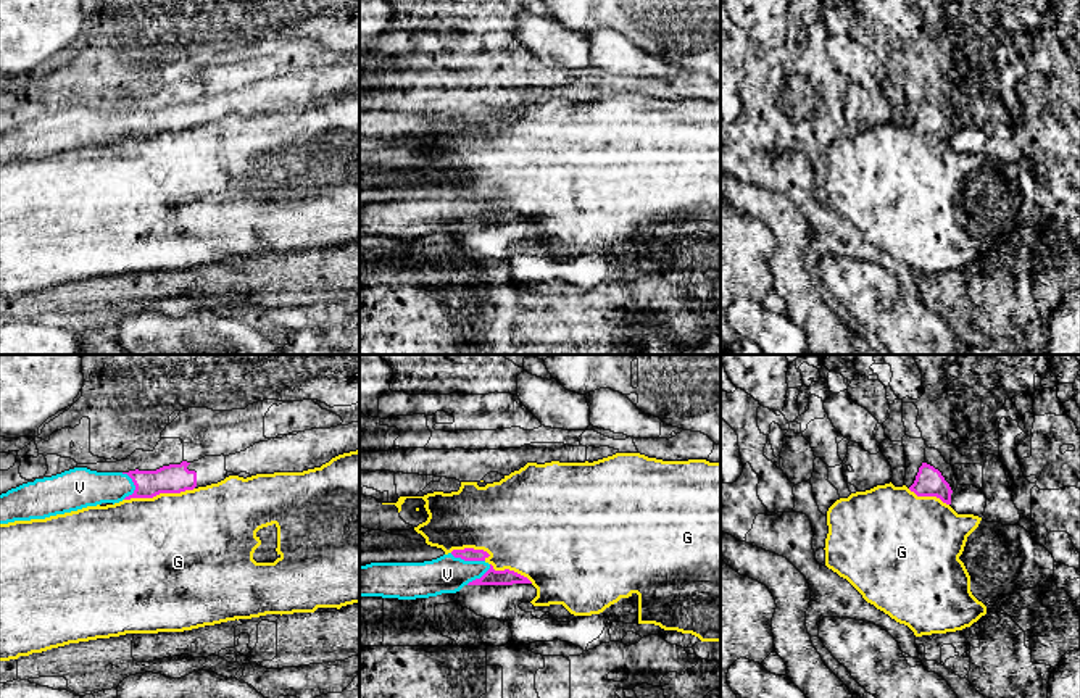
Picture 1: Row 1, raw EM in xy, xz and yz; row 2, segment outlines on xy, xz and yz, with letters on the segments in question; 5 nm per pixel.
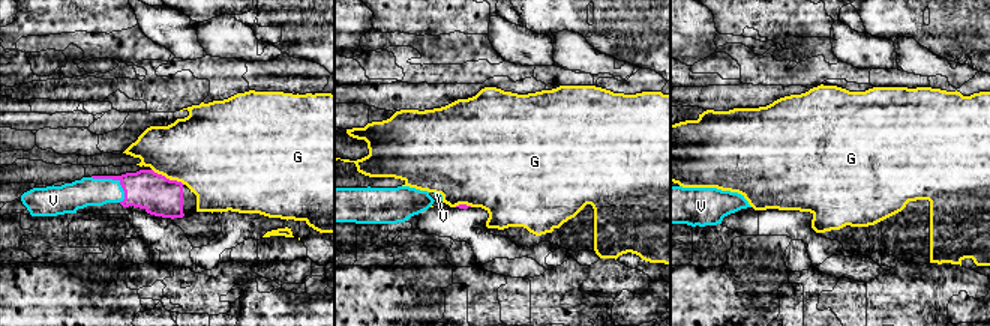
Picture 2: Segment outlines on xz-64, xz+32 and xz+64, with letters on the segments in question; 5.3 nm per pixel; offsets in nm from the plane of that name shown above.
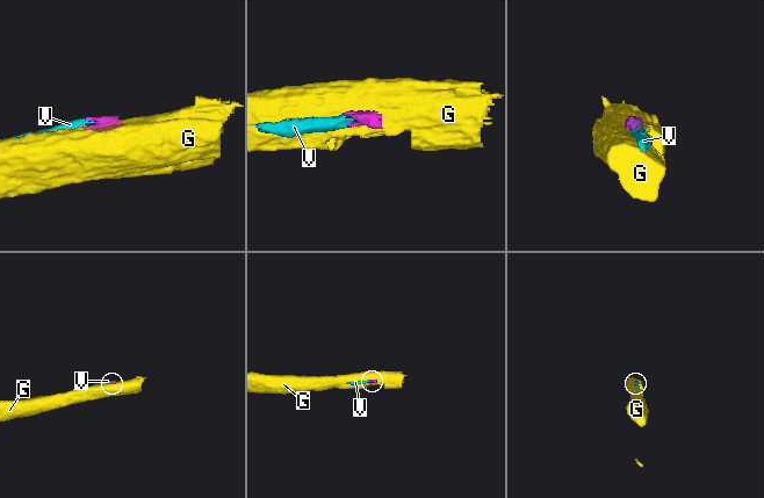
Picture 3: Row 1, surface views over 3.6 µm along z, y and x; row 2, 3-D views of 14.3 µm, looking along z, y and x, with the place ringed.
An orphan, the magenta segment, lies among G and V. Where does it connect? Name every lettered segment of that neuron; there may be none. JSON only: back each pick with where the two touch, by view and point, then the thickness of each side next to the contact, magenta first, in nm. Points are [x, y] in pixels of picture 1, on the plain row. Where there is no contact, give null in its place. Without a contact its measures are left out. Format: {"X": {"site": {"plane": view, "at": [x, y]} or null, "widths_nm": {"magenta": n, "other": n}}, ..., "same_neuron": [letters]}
{"V": {"site": {"plane": "xz", "at": [468, 199]}, "widths_nm": {"magenta": 60, "other": 190}}, "same_neuron": ["V"]}

